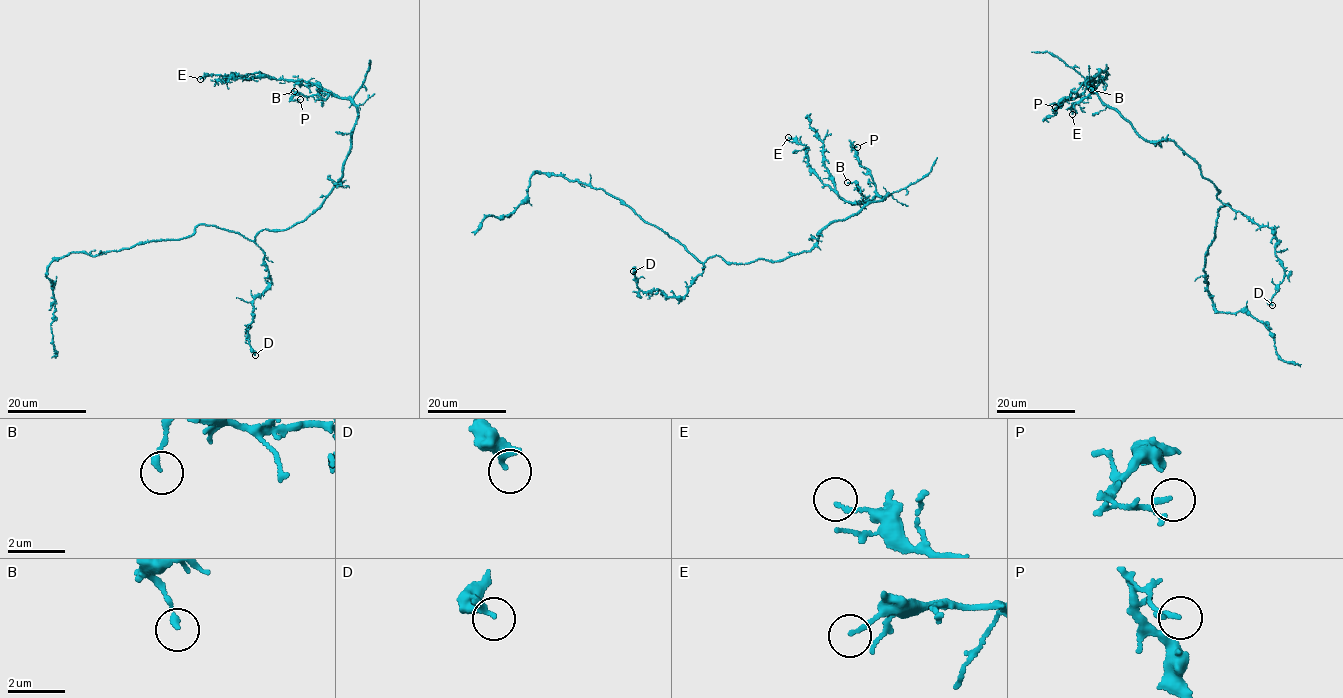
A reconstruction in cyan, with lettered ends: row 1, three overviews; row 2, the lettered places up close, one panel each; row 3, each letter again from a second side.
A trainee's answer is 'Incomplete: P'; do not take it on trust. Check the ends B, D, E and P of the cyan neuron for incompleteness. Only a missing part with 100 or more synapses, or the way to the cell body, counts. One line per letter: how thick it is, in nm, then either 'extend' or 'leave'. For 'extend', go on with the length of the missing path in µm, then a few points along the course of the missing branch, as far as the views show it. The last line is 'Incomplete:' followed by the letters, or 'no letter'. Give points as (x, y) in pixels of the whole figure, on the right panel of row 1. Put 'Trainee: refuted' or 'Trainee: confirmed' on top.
Trainee: refuted
B: calibre 180 nm; leave
D: calibre 280 nm; leave
E: calibre 130 nm; leave
P: calibre 120 nm; leave
Incomplete: no letter

